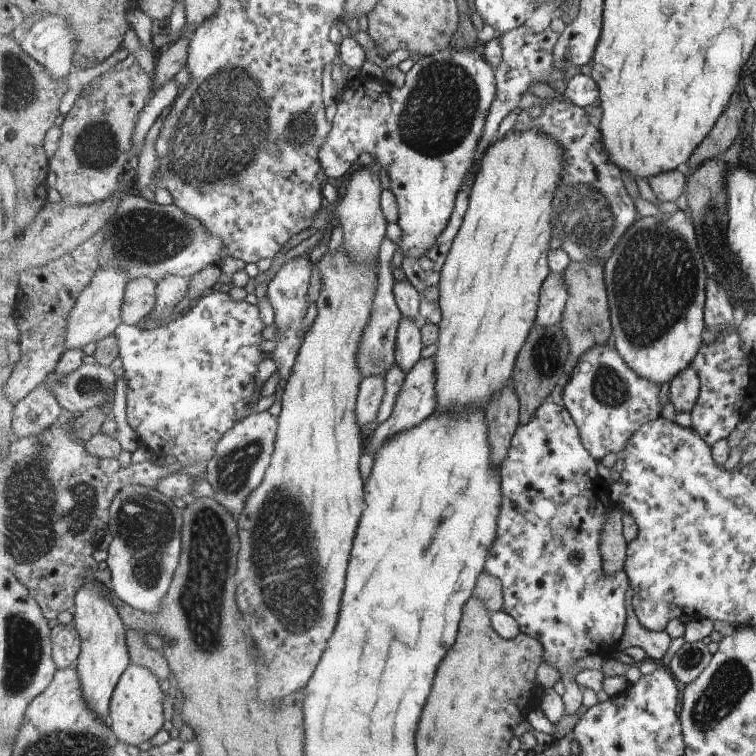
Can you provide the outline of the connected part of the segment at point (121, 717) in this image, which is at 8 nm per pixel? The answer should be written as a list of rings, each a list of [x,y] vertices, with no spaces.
[[[131,663],[117,683],[110,706],[109,726],[119,741],[141,746],[143,742],[151,740],[165,722],[163,716],[163,701],[167,696],[161,692],[160,680],[152,670],[145,666]]]

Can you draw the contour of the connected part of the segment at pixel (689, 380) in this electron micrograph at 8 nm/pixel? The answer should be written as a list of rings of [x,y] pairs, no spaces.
[[[691,364],[689,368],[679,372],[675,379],[670,381],[670,401],[676,412],[689,412],[697,404],[700,395],[701,378]]]

